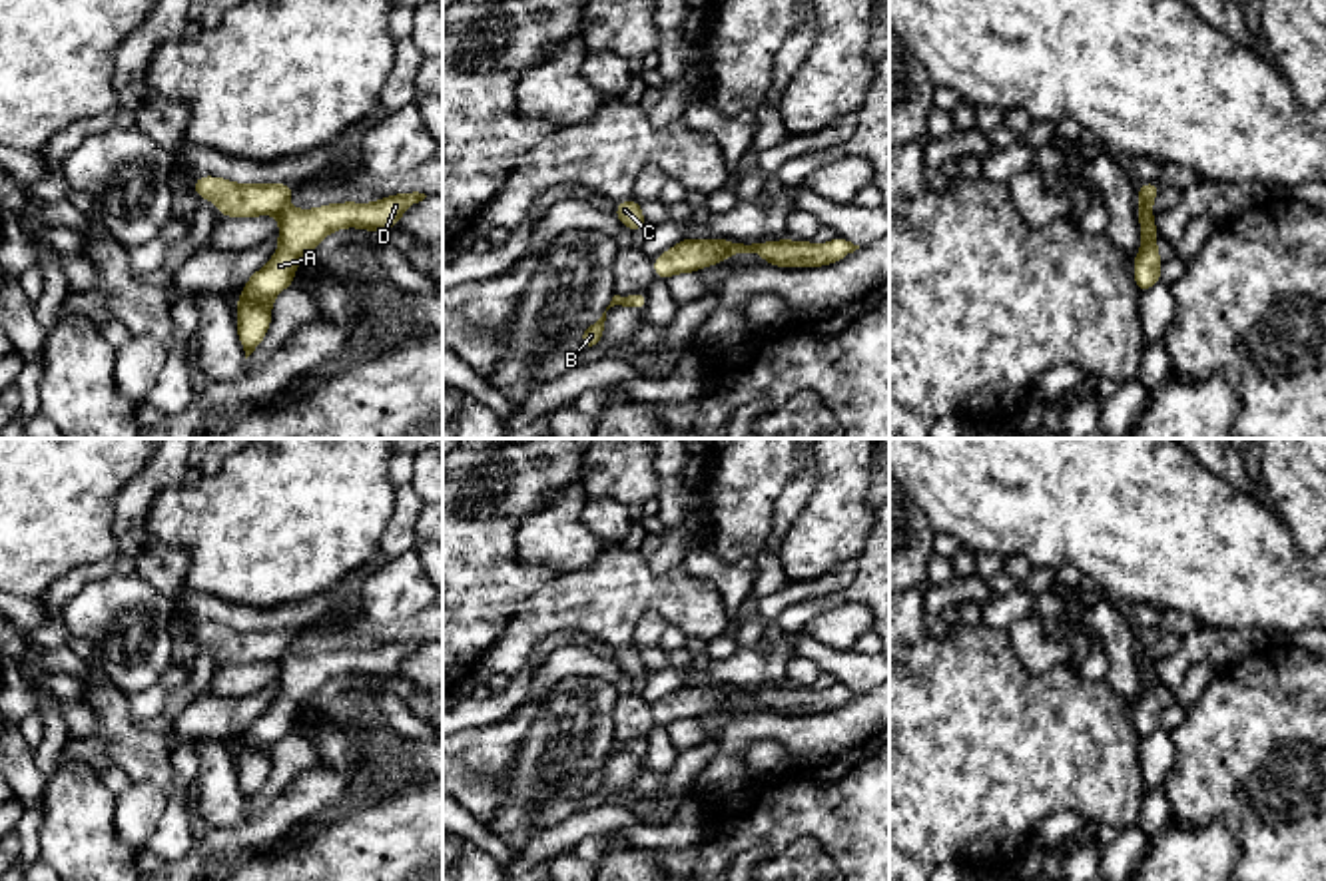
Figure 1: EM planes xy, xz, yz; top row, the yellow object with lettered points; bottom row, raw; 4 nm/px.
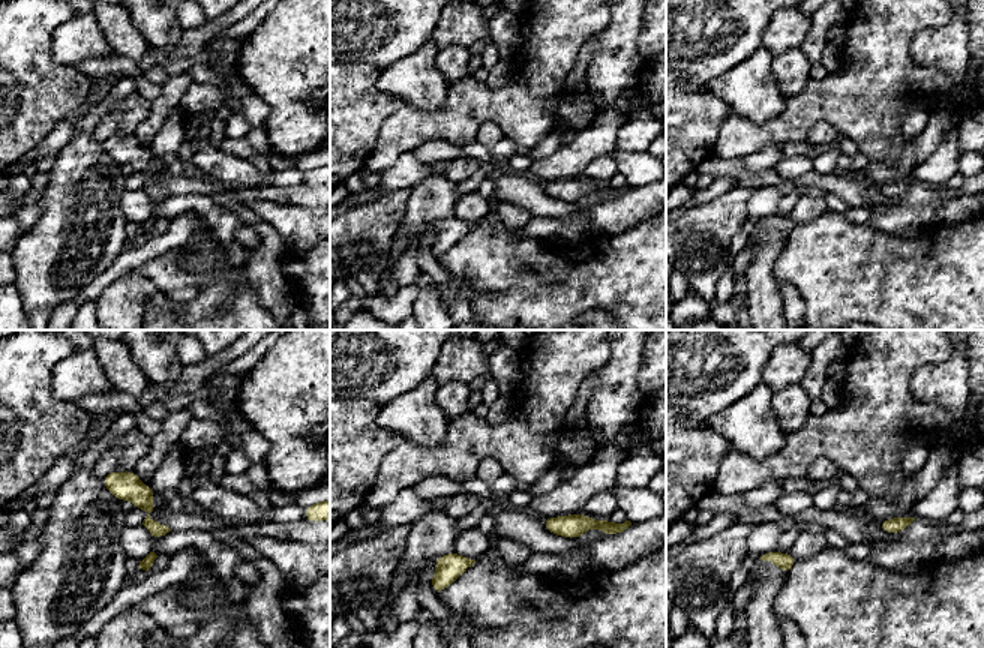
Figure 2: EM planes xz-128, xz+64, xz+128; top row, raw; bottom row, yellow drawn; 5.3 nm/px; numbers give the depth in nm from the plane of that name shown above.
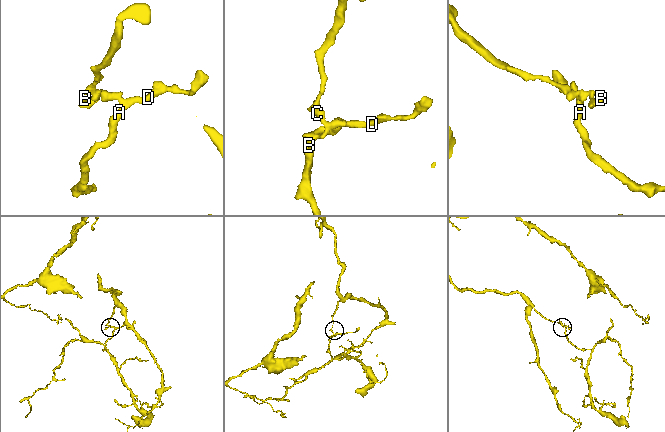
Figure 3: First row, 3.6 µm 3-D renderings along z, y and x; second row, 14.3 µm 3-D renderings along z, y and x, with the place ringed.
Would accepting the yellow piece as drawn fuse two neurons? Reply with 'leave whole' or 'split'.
split

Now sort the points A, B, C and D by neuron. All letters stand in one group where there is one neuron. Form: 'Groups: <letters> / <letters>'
Groups: A D / B C

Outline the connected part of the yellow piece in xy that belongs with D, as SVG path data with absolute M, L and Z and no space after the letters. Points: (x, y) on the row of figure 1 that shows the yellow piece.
M395 193L373 203L329 203L315 209L283 207L279 211L279 249L265 267L255 271L237 299L237 339L245 359L257 349L271 327L271 301L295 283L301 257L313 255L315 247L331 231L359 227L367 231L391 231L399 217L427 195Z

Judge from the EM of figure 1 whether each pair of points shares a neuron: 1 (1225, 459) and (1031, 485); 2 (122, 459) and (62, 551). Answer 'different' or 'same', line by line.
1: different
2: same

